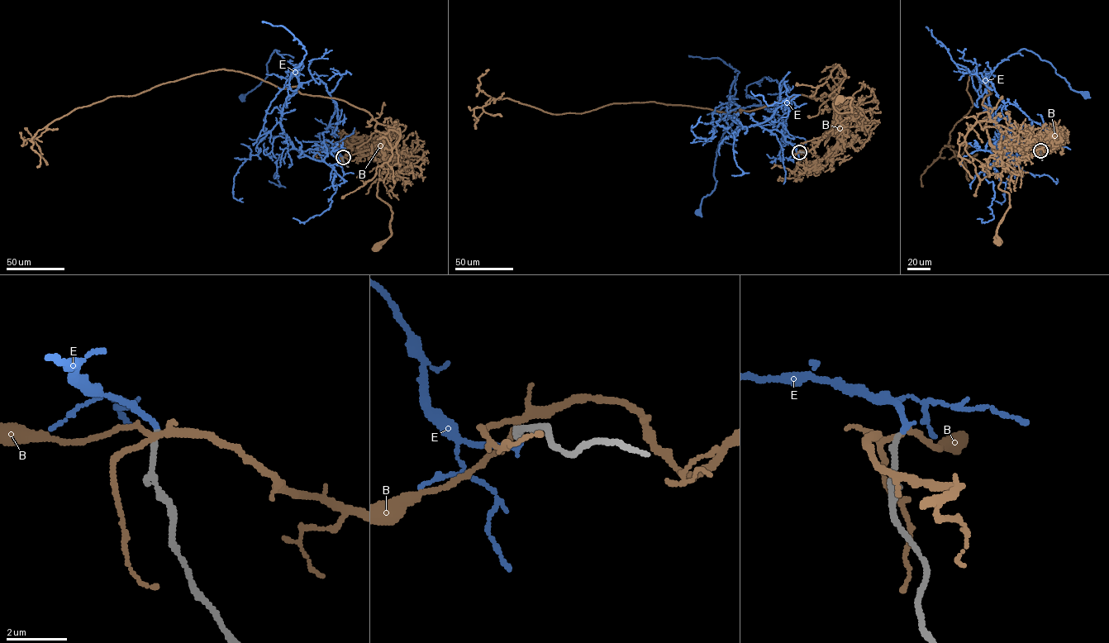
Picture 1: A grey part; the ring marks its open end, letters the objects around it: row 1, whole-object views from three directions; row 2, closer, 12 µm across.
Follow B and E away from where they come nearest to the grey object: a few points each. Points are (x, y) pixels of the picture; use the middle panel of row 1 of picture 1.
B: (799, 152), (806, 153), (816, 146), (837, 120), (832, 103), (840, 112), (852, 111), (851, 97), (840, 99)
E: (799, 152), (776, 129), (744, 128), (730, 111), (740, 108), (719, 142), (716, 182), (699, 212)

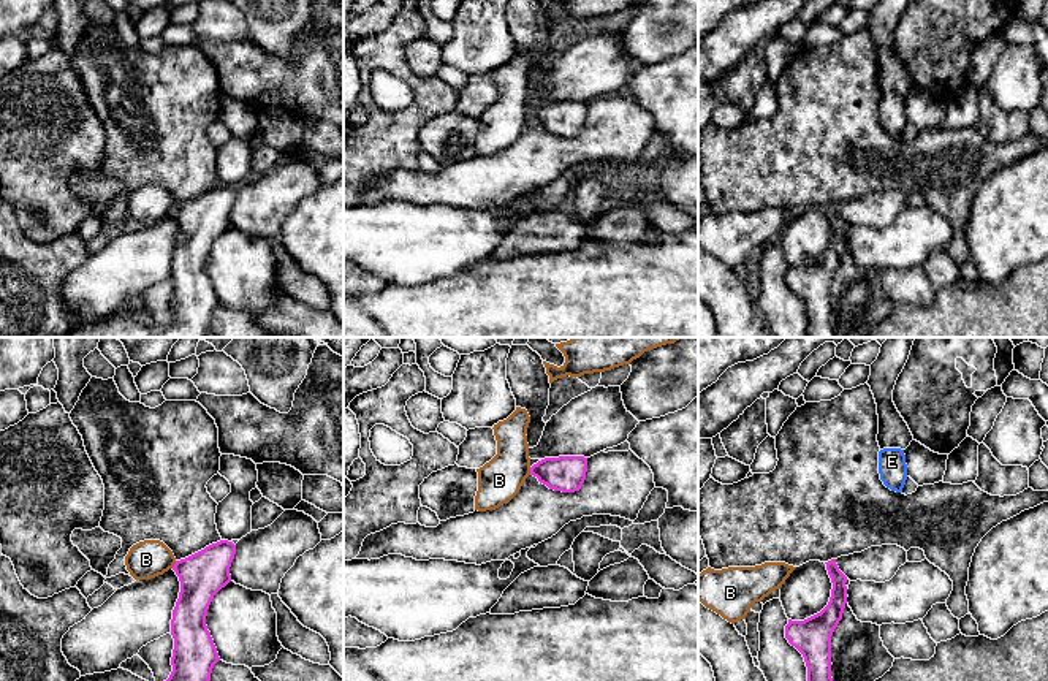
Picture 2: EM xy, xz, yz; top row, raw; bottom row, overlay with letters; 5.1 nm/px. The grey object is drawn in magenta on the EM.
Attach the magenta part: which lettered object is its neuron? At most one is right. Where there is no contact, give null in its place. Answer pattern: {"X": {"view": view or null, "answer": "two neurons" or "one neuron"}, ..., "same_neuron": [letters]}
{"B": {"view": "xy", "answer": "two neurons"}, "E": {"view": null, "answer": "one neuron"}, "same_neuron": ["E"]}

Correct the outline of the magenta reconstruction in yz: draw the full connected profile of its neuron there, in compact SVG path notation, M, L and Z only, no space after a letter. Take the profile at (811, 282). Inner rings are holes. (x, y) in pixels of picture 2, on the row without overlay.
M836 206L825 209L833 228L828 250L804 266L788 264L785 271L785 283L804 302L807 337L836 337L831 323L831 280L847 249L847 222L839 215Z

